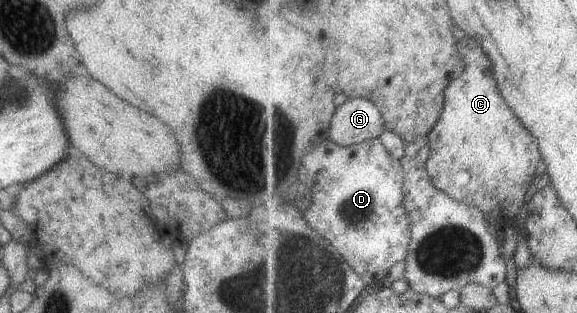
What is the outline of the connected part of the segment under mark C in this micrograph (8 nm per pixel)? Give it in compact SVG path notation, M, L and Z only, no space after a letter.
M465 35L455 46L465 61L465 73L449 83L445 113L429 132L426 144L432 152L427 170L437 189L461 203L485 209L485 213L491 215L497 215L497 209L503 213L509 211L507 215L511 215L517 207L519 215L527 199L527 187L533 185L537 177L541 149L499 93L493 63L481 45Z

